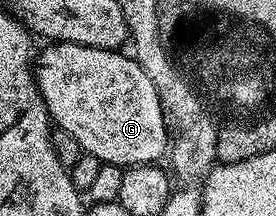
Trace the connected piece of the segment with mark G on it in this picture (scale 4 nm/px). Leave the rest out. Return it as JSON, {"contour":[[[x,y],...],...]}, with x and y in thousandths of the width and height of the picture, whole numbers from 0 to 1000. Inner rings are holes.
{"contour":[[[203,194],[181,199],[178,222],[145,227],[141,255],[127,278],[127,347],[134,356],[134,407],[149,426],[156,472],[178,514],[181,560],[217,606],[257,620],[257,639],[272,639],[272,657],[286,657],[297,708],[359,731],[370,759],[424,759],[435,769],[478,769],[486,759],[551,759],[580,745],[601,718],[605,690],[616,681],[616,597],[605,588],[601,519],[583,491],[576,435],[565,426],[562,398],[547,366],[533,361],[533,343],[496,296],[478,255],[457,250],[449,236],[428,231],[359,231],[330,213],[286,213],[283,204],[214,204]]]}

